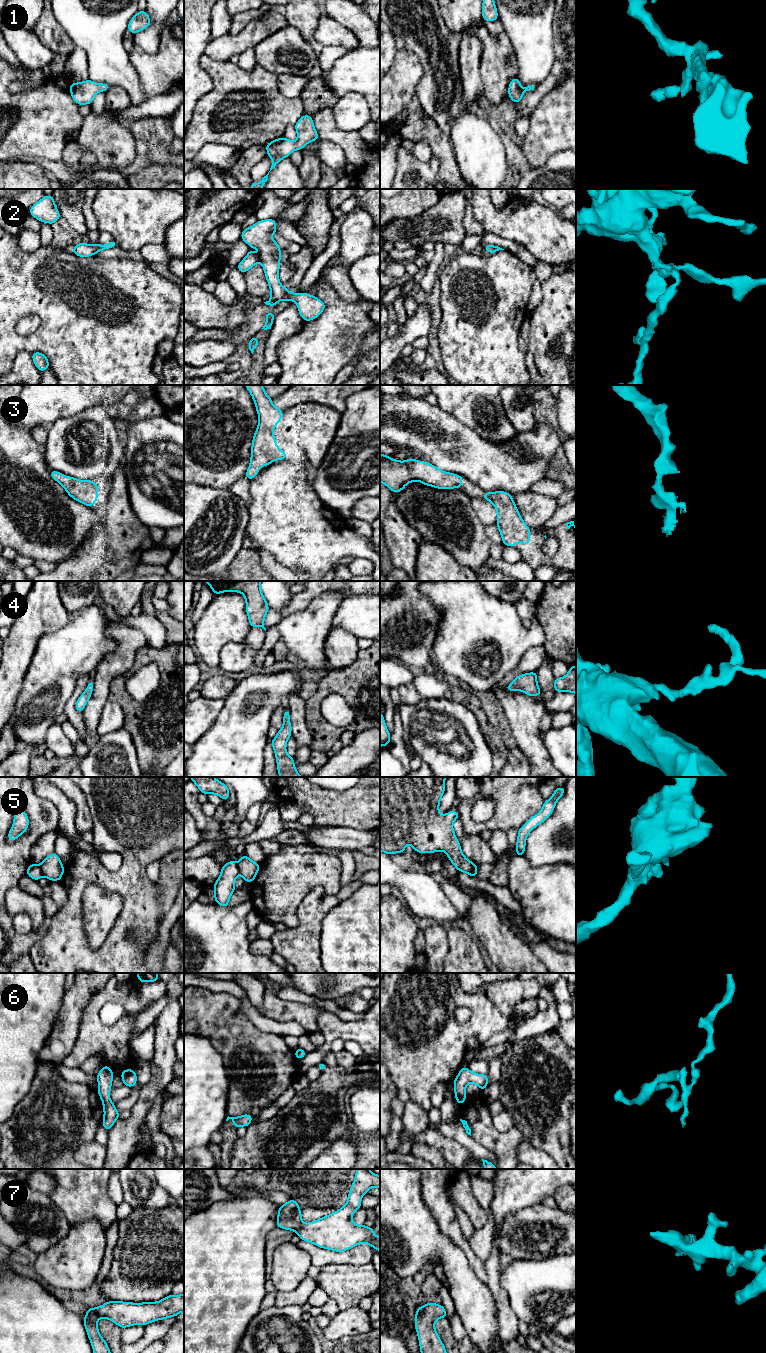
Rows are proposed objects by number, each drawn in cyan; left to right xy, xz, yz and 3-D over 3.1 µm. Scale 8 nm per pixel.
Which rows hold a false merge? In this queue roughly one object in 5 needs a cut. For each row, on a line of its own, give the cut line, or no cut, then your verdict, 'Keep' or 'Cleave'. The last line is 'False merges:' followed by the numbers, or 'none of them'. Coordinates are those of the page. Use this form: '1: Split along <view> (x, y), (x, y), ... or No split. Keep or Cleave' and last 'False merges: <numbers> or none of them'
1: No split. Keep
2: No split. Keep
3: No split. Keep
4: No split. Keep
5: Split along xy (39, 865), (43, 875). Cleave
6: No split. Keep
7: No split. Keep
False merges: 5

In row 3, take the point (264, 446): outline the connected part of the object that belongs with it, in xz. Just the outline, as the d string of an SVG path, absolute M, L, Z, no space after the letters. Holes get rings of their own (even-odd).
M245 385L250 392L258 413L259 423L253 436L250 466L245 476L251 481L258 475L259 468L274 460L284 460L287 453L276 444L273 429L280 422L284 411L276 408L262 385Z

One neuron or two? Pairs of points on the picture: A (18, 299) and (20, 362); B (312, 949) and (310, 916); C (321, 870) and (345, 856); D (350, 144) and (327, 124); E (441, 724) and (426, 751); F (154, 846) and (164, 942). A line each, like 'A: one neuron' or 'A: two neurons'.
A: two neurons
B: one neuron
C: two neurons
D: one neuron
E: one neuron
F: two neurons

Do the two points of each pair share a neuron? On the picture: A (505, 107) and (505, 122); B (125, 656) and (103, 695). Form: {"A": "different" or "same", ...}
{"A": "same", "B": "same"}

